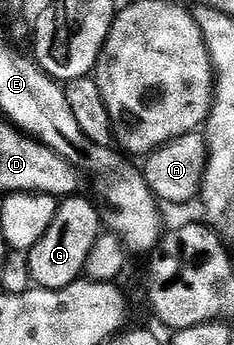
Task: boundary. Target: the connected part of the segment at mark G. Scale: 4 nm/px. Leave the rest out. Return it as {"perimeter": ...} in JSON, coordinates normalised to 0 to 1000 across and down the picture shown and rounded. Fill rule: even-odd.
{"perimeter":[[[282,571],[252,586],[239,606],[239,629],[222,629],[222,646],[205,652],[205,664],[171,699],[154,699],[154,710],[120,733],[128,751],[128,797],[120,786],[120,809],[132,809],[132,823],[184,832],[188,838],[274,838],[299,820],[338,817],[342,800],[368,777],[376,733],[389,730],[393,710],[419,693],[427,678],[427,612],[415,597],[402,600],[376,580],[355,571]]]}

